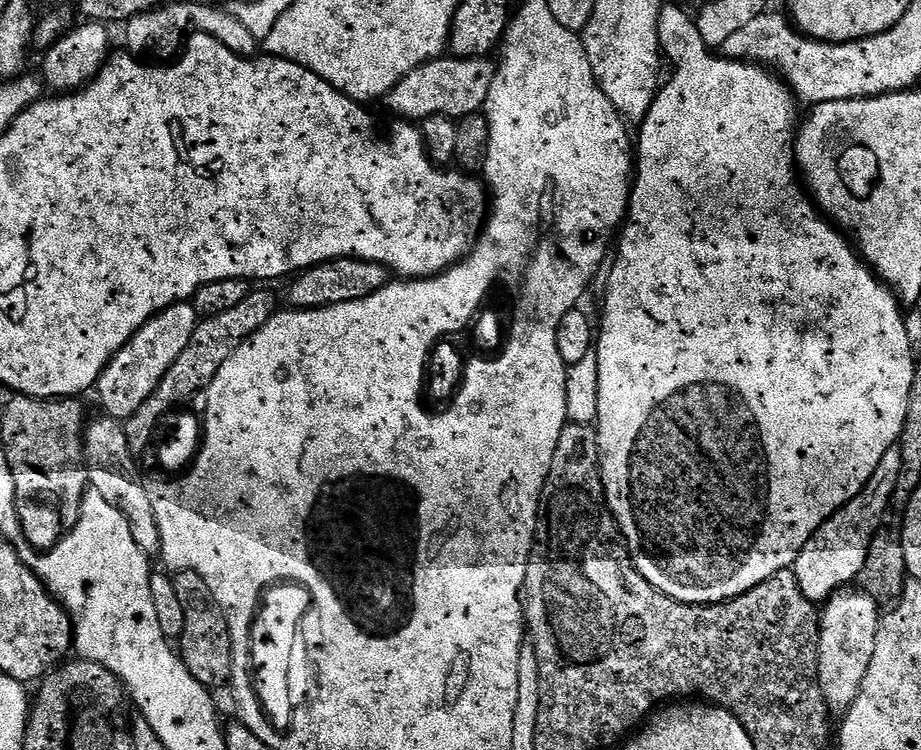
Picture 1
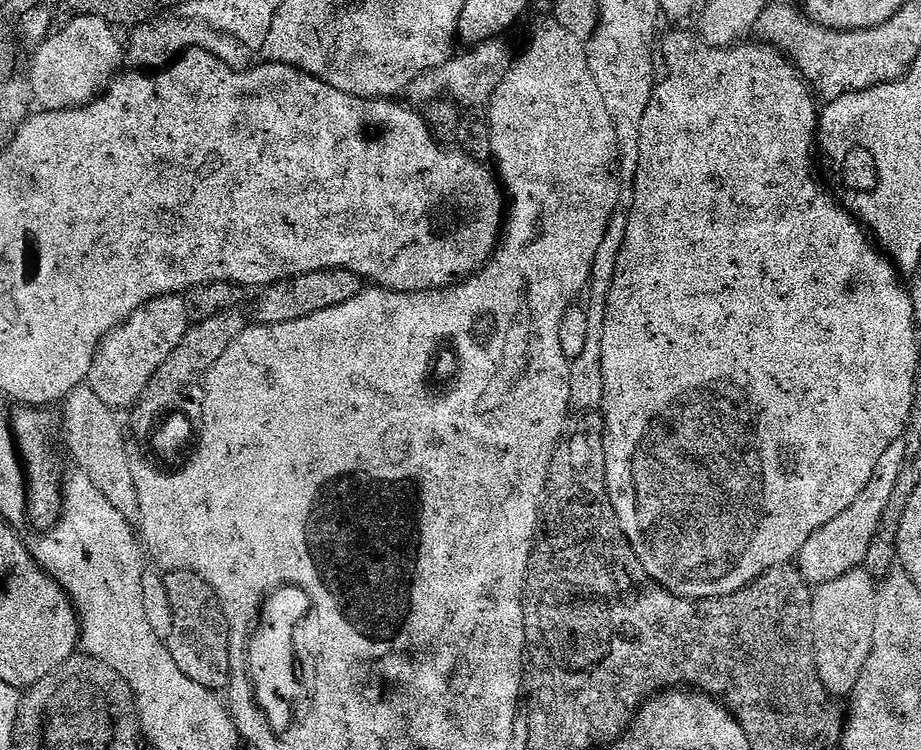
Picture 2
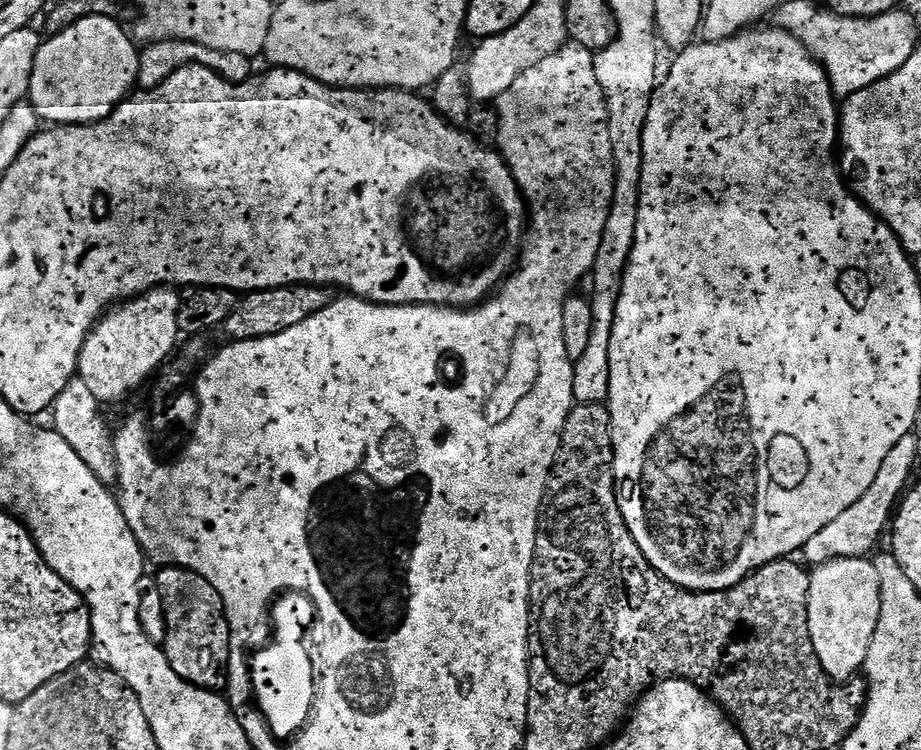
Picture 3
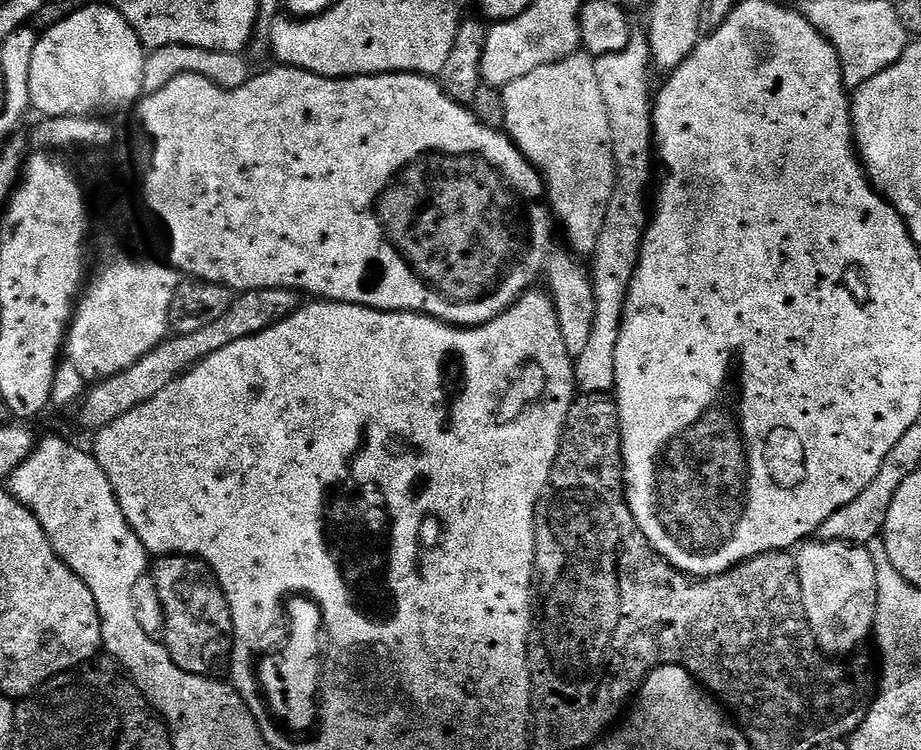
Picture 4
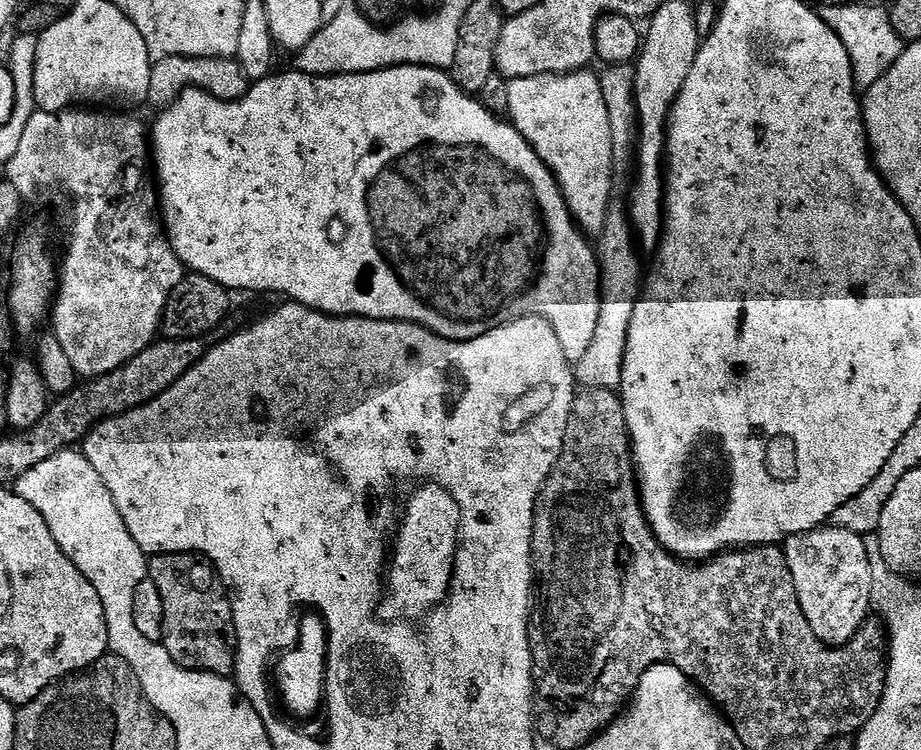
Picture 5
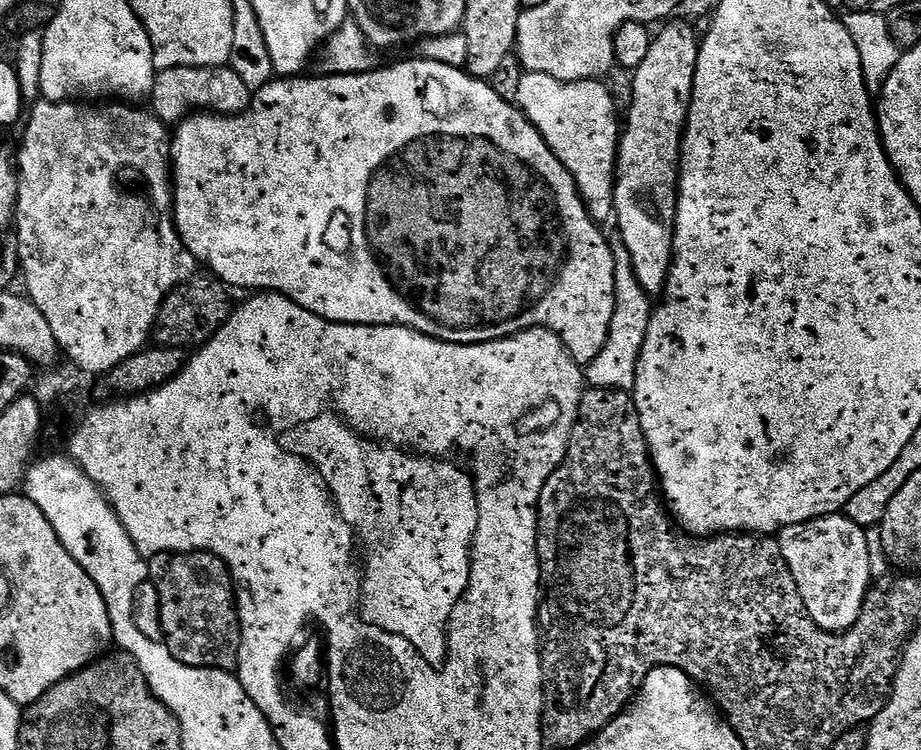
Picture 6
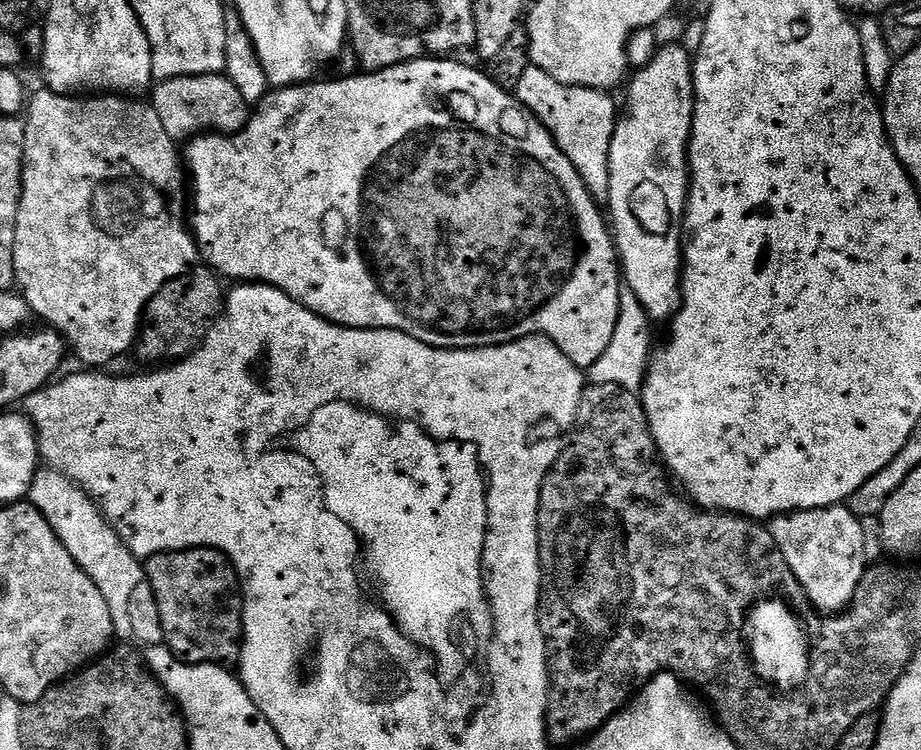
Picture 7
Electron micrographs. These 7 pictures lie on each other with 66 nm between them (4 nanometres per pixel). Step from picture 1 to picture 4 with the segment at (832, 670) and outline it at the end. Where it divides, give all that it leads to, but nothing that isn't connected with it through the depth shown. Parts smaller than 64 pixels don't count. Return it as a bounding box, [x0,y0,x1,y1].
[796,540,878,658]

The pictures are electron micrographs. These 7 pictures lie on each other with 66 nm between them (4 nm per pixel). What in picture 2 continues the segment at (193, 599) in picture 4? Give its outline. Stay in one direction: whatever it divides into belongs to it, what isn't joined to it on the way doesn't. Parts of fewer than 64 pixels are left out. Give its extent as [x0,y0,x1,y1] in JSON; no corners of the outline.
[163,568,232,693]

